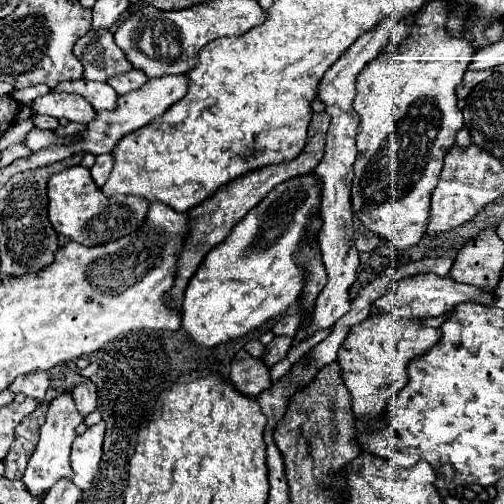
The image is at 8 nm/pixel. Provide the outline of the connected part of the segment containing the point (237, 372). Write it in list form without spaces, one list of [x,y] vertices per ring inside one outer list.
[[[244,349],[238,351],[230,363],[230,383],[236,387],[238,393],[256,397],[270,387],[270,373],[268,367],[260,361],[250,357]]]

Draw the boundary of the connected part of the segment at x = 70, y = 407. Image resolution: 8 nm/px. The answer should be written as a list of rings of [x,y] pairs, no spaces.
[[[66,389],[62,391],[56,399],[52,399],[48,403],[48,413],[46,413],[46,423],[40,427],[40,439],[38,439],[38,445],[28,461],[28,467],[24,471],[24,485],[30,493],[38,495],[38,493],[44,493],[48,491],[58,479],[62,477],[68,477],[72,479],[72,469],[70,469],[70,447],[72,447],[72,441],[76,439],[76,427],[84,421],[82,415],[78,415],[76,407],[74,407],[74,399],[72,399],[72,393]]]

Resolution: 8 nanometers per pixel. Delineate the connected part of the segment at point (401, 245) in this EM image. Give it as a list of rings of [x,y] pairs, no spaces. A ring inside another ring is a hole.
[[[446,1],[426,5],[418,11],[410,35],[398,44],[389,41],[380,57],[370,61],[356,79],[354,111],[360,115],[360,125],[356,135],[358,157],[354,163],[352,211],[370,233],[388,239],[398,249],[410,249],[422,239],[430,215],[430,193],[438,183],[448,149],[456,145],[456,133],[464,127],[462,111],[456,107],[456,87],[462,83],[462,75],[471,62],[472,35],[466,33],[462,39],[450,37],[444,31],[446,19]]]

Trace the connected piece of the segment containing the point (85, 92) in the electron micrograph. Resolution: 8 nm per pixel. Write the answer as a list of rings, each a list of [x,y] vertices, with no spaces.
[[[84,79],[60,83],[56,91],[82,95],[92,107],[96,107],[96,111],[114,111],[118,101],[118,93],[108,83],[96,83],[96,81],[84,81]]]

